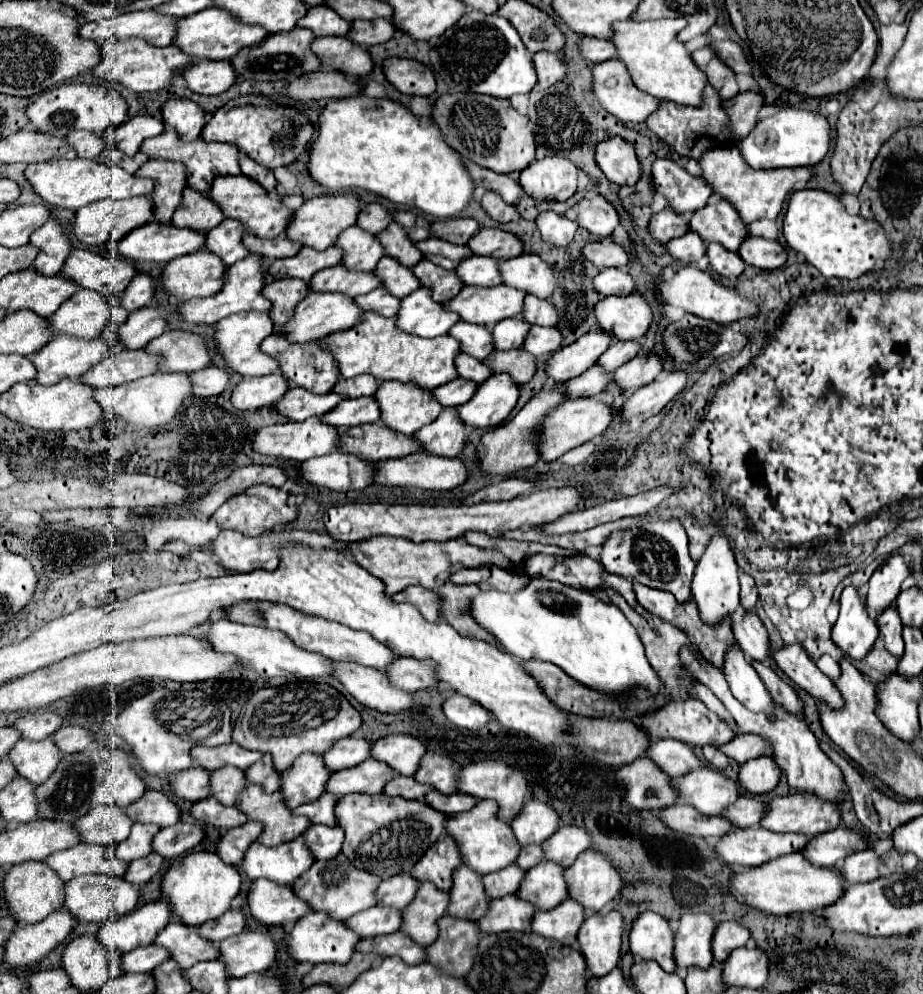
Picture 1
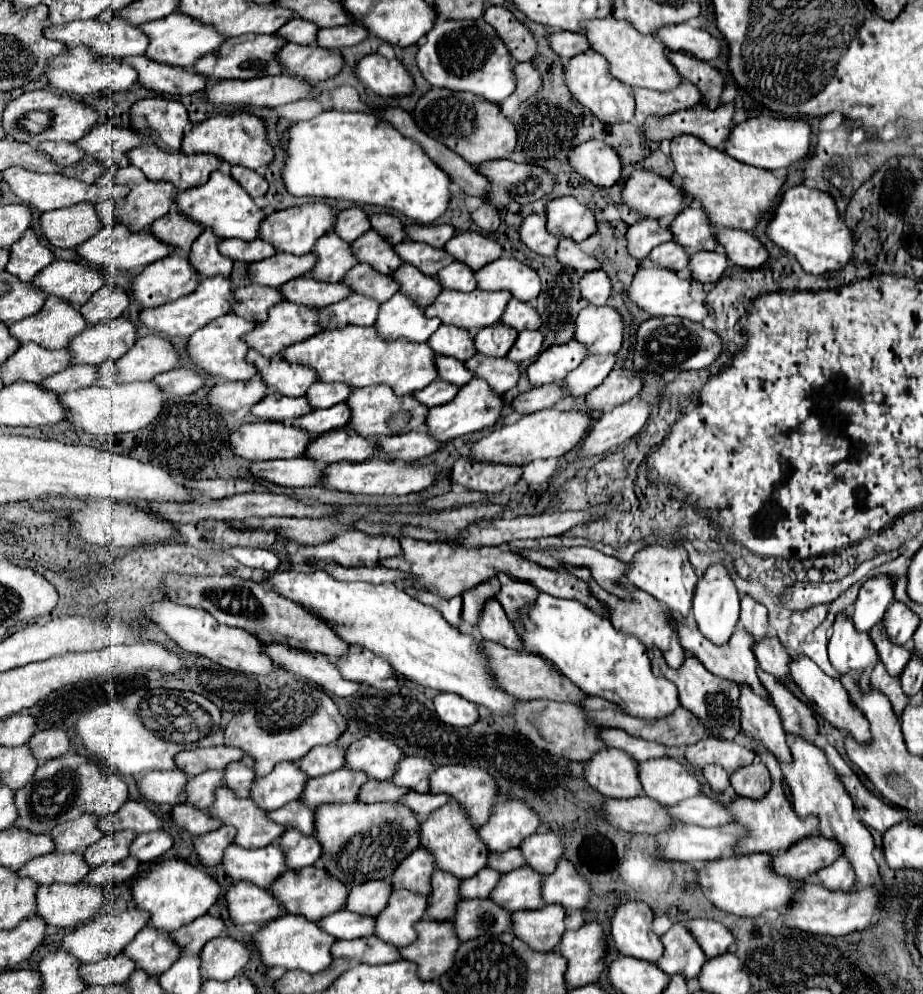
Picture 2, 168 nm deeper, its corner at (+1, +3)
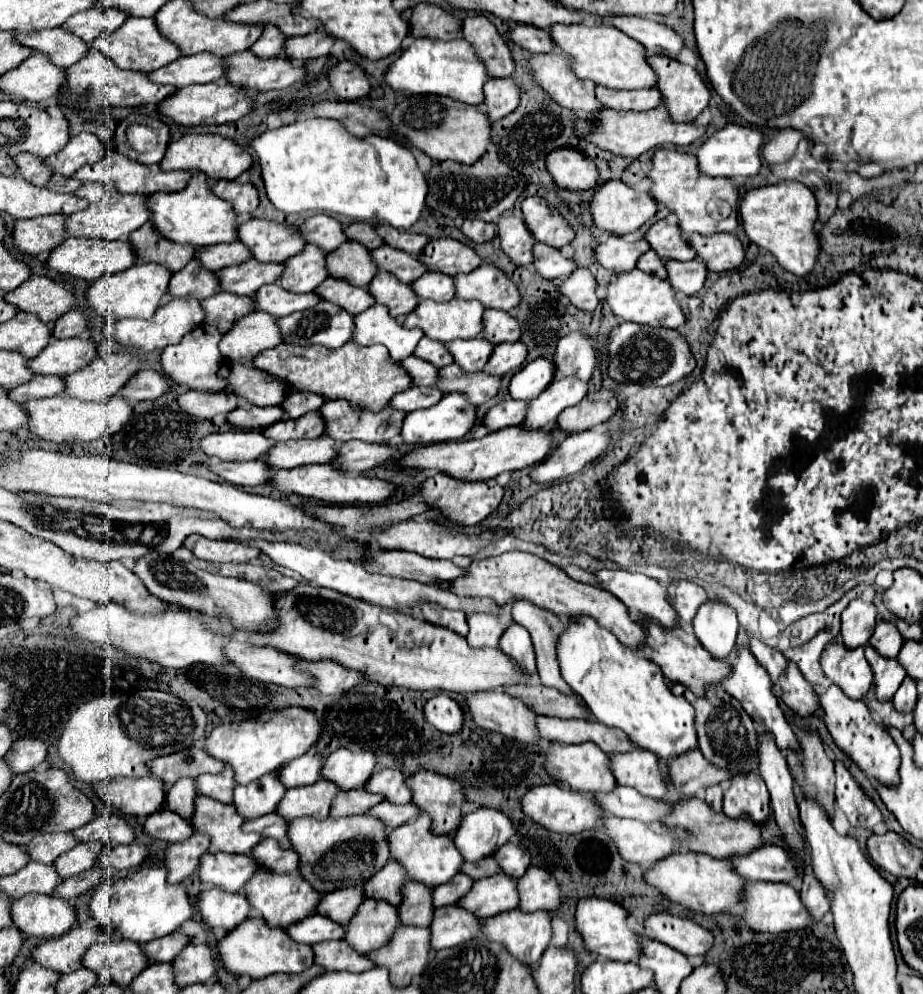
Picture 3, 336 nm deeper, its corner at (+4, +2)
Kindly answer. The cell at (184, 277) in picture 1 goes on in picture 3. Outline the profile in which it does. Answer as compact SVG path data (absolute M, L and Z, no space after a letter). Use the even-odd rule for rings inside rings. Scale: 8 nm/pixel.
M138 263L122 273L102 275L96 283L90 285L86 297L92 309L98 311L100 315L112 315L116 319L126 319L126 317L150 319L156 313L156 309L166 301L164 297L168 297L170 277L172 273L158 263Z

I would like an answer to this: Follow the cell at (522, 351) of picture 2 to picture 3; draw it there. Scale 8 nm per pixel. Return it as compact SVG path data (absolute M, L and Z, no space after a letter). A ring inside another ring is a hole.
M506 341L506 343L498 343L494 347L494 353L490 357L490 363L484 367L488 373L494 375L504 375L512 369L518 369L524 365L528 355L528 349L524 347L524 343L520 341Z

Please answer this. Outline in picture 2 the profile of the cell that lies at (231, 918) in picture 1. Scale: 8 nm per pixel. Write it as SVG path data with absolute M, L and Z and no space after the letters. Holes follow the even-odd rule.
M209 914L193 920L191 924L171 932L171 938L183 946L183 952L187 954L197 954L209 940L223 936L225 934L225 924L221 918L213 918Z

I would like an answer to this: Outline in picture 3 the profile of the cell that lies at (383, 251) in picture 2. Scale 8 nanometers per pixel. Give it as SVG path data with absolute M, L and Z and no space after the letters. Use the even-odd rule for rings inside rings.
M346 241L336 251L328 253L328 271L332 271L332 277L348 279L358 287L368 287L372 277L378 273L378 265L362 243Z

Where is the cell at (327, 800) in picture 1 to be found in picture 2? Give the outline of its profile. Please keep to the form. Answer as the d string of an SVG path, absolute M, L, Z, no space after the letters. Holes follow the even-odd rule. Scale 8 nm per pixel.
M293 800L289 804L285 804L279 810L267 812L267 818L271 818L273 822L281 822L281 826L287 828L295 828L301 834L313 834L315 826L313 826L313 808Z

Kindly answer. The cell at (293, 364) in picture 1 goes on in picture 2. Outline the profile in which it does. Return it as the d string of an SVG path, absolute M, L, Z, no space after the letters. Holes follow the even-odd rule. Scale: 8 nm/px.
M249 350L247 362L257 368L257 374L269 388L283 396L305 396L307 388L317 382L317 374L311 368L285 362L281 356L263 358L257 350Z

